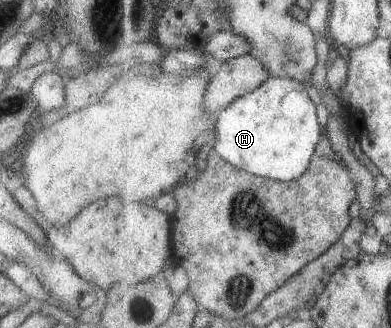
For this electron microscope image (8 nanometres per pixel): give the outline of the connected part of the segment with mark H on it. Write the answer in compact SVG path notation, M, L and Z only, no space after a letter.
M271 75L256 91L236 98L227 108L220 111L218 115L218 127L215 127L216 143L214 151L218 157L223 157L226 161L229 161L232 165L238 167L238 169L247 171L251 174L256 174L279 182L291 182L292 180L298 179L310 169L314 153L316 153L316 147L318 147L320 139L323 138L322 127L320 127L318 113L316 113L316 104L317 103L312 100L310 94L308 95L308 84L292 78L281 78L280 76Z

